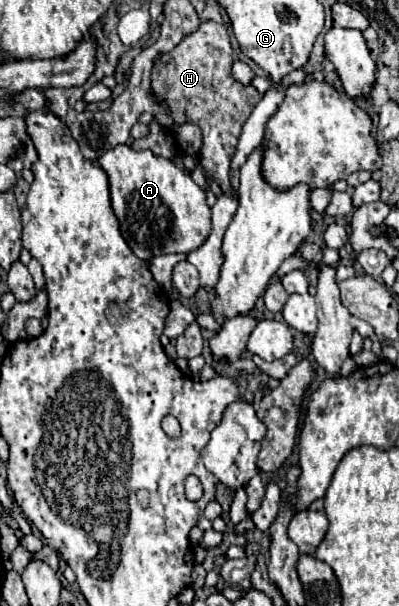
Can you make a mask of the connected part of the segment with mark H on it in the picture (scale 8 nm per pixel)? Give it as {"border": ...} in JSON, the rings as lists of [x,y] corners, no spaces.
{"border":[[[203,21],[173,51],[161,55],[153,67],[151,89],[165,99],[175,123],[197,123],[203,131],[203,151],[199,163],[205,175],[213,177],[223,191],[229,191],[229,163],[247,115],[261,101],[261,93],[251,85],[241,85],[231,77],[231,45],[223,23]]]}

